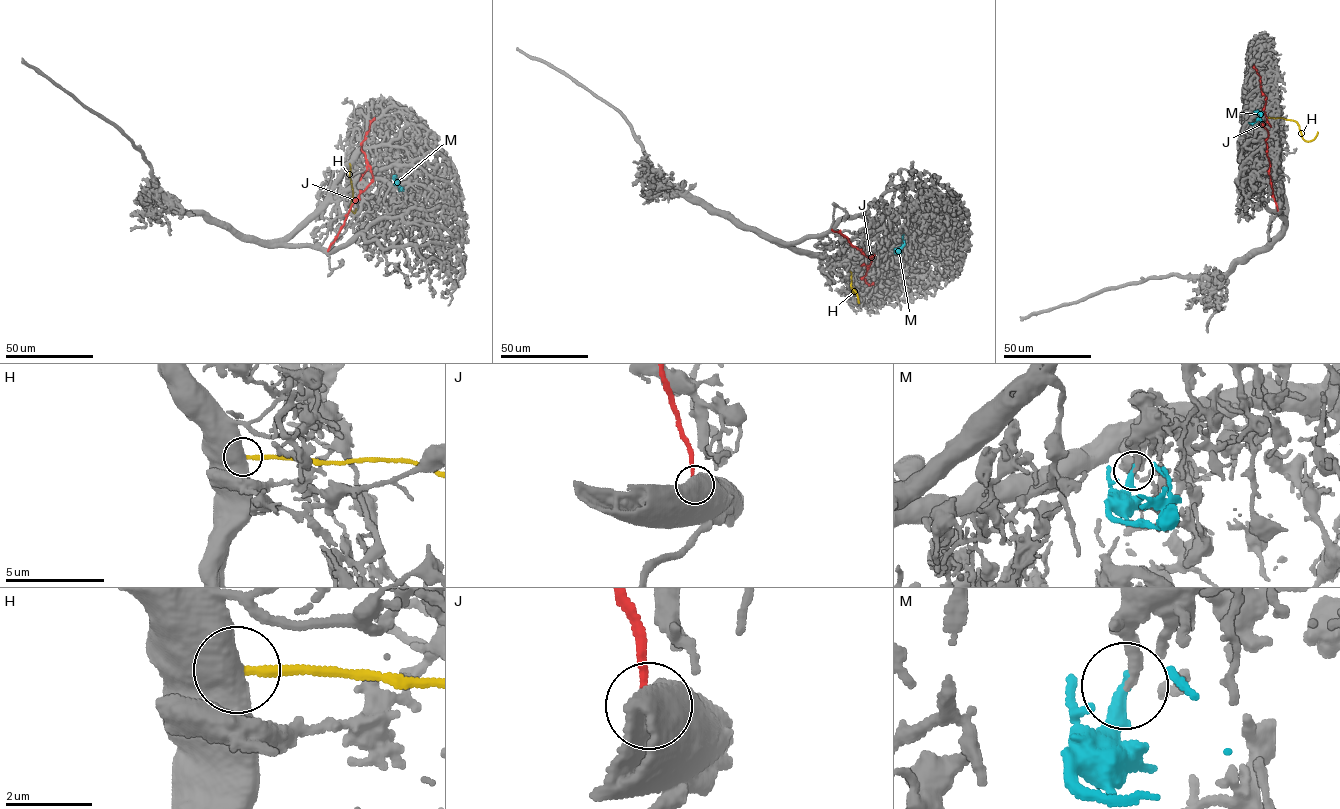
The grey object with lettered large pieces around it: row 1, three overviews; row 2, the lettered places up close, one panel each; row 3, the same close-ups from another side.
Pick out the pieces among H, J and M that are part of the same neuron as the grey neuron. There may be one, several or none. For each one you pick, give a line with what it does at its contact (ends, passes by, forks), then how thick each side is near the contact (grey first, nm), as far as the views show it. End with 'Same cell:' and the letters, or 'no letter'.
M: it ends there; 280 nm thick on the grey side, 320 nm on the other
Same cell: M

